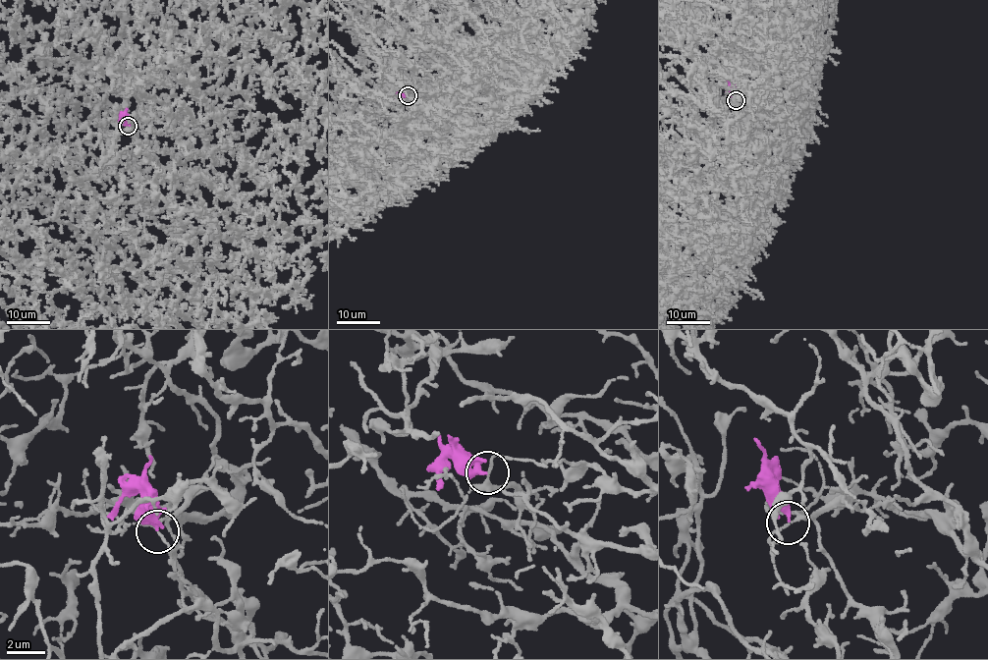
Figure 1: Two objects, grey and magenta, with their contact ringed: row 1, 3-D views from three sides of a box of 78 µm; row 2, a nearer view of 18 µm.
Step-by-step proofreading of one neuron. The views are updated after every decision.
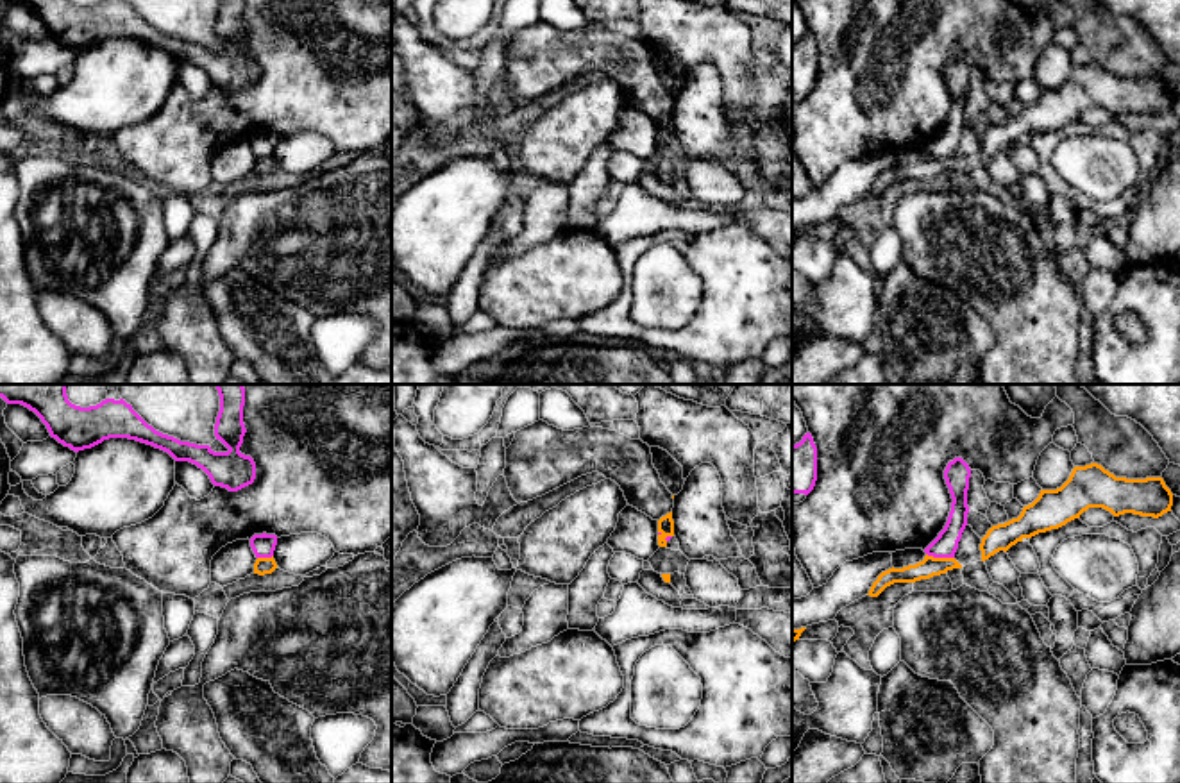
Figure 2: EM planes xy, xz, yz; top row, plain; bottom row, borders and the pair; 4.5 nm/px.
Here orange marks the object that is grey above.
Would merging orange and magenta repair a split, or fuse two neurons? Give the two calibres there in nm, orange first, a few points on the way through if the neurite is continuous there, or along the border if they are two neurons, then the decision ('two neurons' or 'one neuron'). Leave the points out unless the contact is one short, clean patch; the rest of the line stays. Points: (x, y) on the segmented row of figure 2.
90 nm thick on the orange side, 110 nm on the other; border along yz (927, 553), (953, 558); two neurons

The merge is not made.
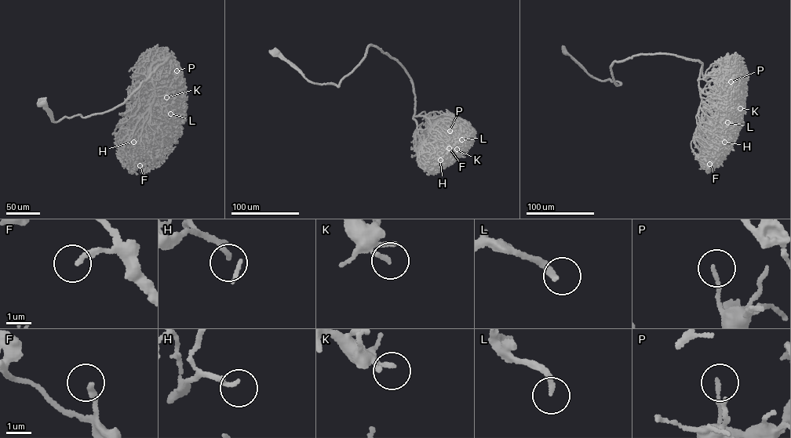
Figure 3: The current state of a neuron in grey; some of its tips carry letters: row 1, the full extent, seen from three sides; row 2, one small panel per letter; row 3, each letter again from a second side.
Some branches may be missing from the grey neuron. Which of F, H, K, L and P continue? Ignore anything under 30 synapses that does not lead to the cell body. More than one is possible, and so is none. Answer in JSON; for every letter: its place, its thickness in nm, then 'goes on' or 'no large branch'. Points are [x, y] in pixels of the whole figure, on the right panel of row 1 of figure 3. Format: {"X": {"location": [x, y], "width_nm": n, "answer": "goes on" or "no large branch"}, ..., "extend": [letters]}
{"F": {"location": [709, 164], "width_nm": 240, "answer": "no large branch"}, "H": {"location": [724, 142], "width_nm": 200, "answer": "goes on"}, "K": {"location": [740, 108], "width_nm": 200, "answer": "no large branch"}, "L": {"location": [727, 122], "width_nm": 240, "answer": "goes on"}, "P": {"location": [730, 81], "width_nm": 150, "answer": "no large branch"}, "extend": ["H", "L"]}

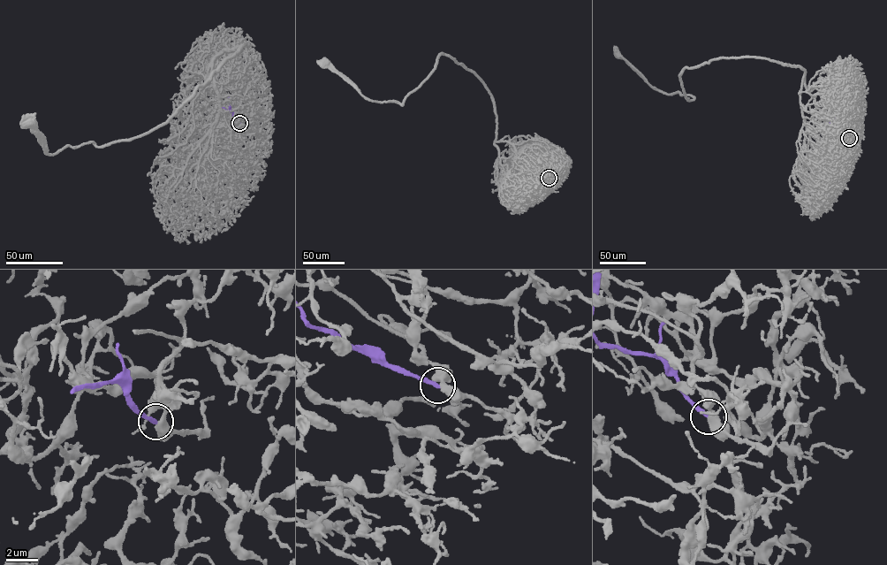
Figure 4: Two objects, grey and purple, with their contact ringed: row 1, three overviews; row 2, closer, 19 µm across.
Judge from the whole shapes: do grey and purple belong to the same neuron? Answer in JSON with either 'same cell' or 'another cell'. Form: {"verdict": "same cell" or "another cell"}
{"verdict": "another cell"}

